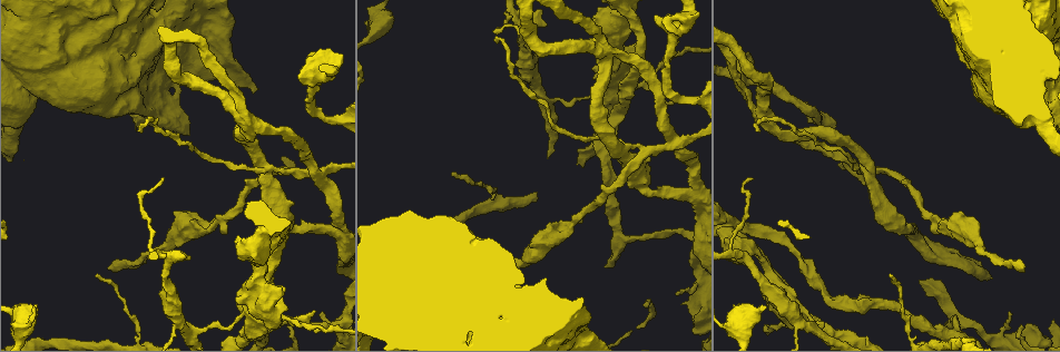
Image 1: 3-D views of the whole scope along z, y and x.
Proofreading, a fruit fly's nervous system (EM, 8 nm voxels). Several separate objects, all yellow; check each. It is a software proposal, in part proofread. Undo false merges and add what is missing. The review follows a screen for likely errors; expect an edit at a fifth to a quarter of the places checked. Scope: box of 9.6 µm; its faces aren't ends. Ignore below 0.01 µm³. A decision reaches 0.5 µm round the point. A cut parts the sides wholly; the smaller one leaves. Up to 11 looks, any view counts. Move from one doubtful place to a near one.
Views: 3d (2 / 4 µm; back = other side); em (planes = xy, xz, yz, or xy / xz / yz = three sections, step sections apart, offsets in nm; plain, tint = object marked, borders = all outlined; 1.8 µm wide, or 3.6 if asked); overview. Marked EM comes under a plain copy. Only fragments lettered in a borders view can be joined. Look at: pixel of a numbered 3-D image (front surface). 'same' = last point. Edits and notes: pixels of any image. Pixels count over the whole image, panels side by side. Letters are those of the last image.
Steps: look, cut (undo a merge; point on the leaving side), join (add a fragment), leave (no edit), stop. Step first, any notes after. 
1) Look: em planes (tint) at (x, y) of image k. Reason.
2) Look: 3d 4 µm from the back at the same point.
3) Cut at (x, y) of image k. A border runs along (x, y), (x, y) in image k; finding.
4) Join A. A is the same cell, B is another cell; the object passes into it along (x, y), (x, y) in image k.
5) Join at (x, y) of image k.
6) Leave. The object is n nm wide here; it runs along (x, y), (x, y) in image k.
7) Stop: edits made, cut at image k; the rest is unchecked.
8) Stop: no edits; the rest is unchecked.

Look: 3d 4 µm at (131, 69) of image 1. Sudden change in width.

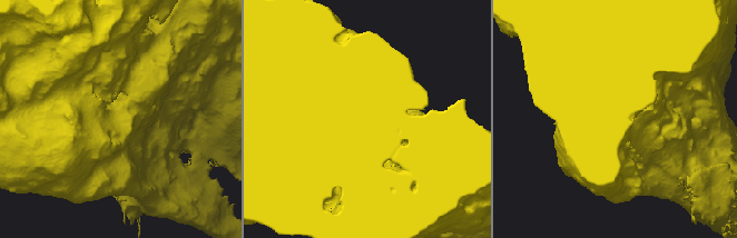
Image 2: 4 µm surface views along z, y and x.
Look: em xy step 8 (tint) at (117, 119) of image 2.

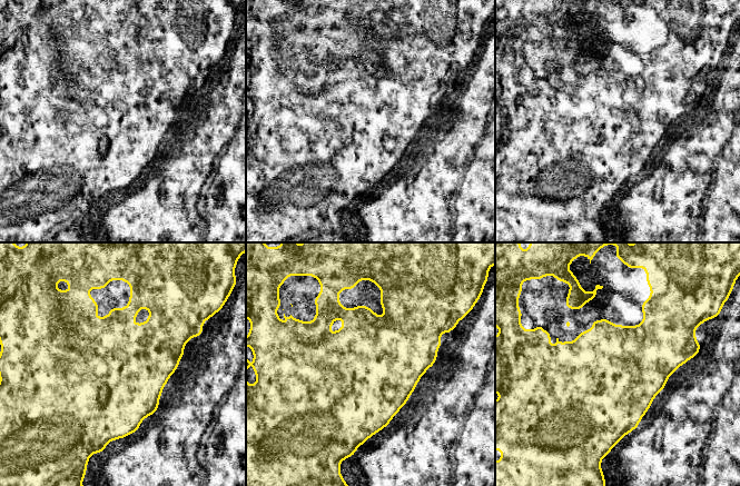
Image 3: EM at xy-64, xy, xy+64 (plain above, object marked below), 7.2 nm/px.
Look: em yz step 16 (borders) at the same point. Another direction.

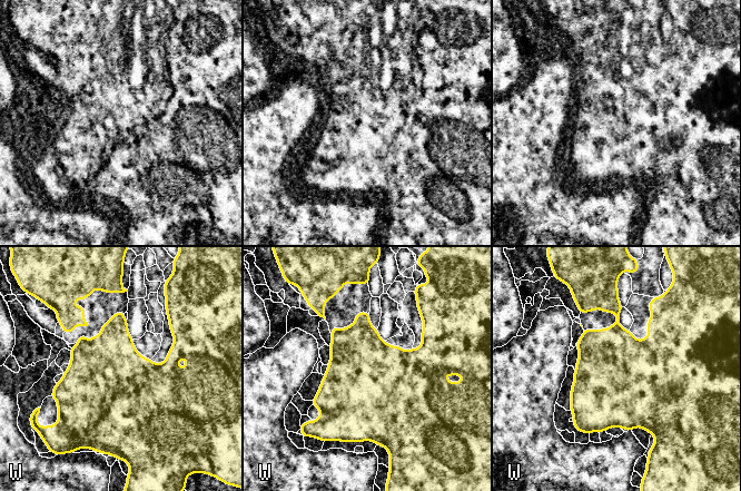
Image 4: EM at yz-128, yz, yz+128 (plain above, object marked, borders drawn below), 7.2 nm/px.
Leave. The object is 600 nm wide here; W is another cell; all the same neuron.

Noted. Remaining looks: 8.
Look: em planes (borders) at (671, 142) of image 1. Three-way junction.

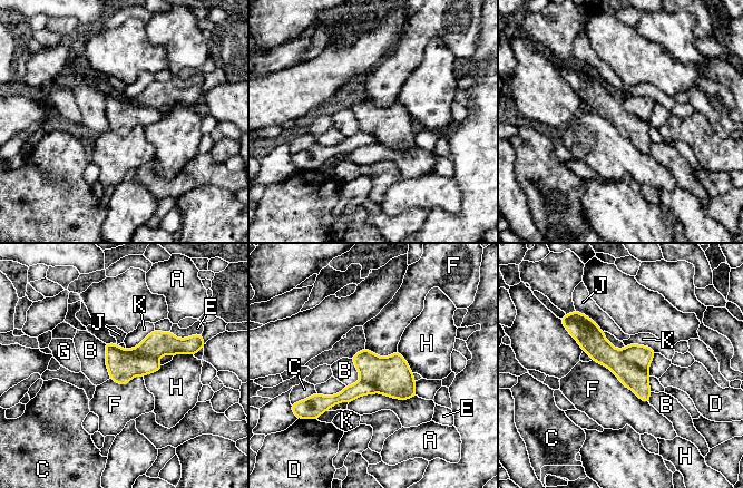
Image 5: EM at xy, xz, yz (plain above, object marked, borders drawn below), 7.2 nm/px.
Cut at (157, 343) of image 5. The object is 240 nm wide here; A, B, C, D, E, F, G, H, J and K are other cells; a border runs along (123, 349), (126, 353), (158, 359) in image 5; two neurons meet here.

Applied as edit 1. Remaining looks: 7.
Look: overview.

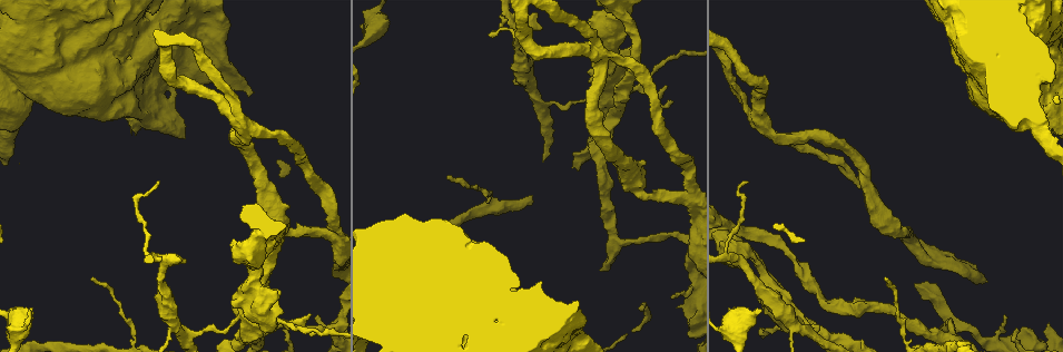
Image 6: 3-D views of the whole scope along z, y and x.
Look: 3d 4 µm from the back at (895, 232) of image 6. Abrupt turn.

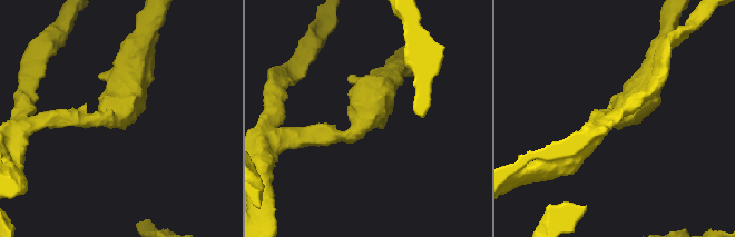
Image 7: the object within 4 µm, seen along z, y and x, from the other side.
Look: em 3.6 µm xz step 4 (tint) at (119, 114) of image 7. The arms are 240, 500 nm wide.

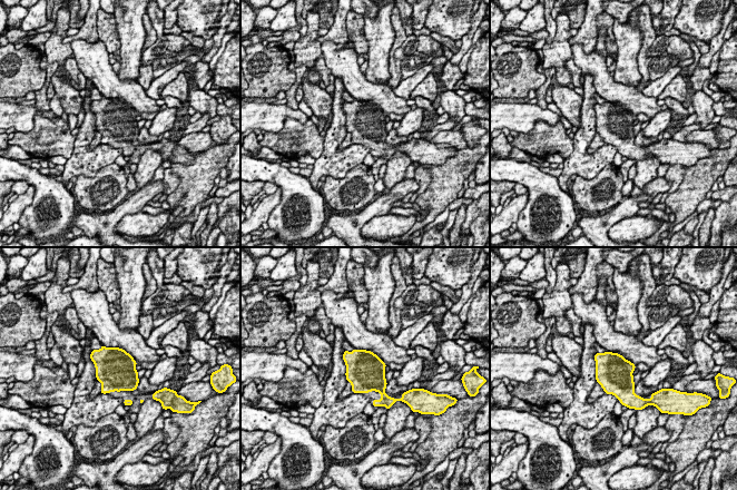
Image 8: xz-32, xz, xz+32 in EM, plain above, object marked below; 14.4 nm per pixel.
Look: em 3.6 µm planes (borders) at the same point.

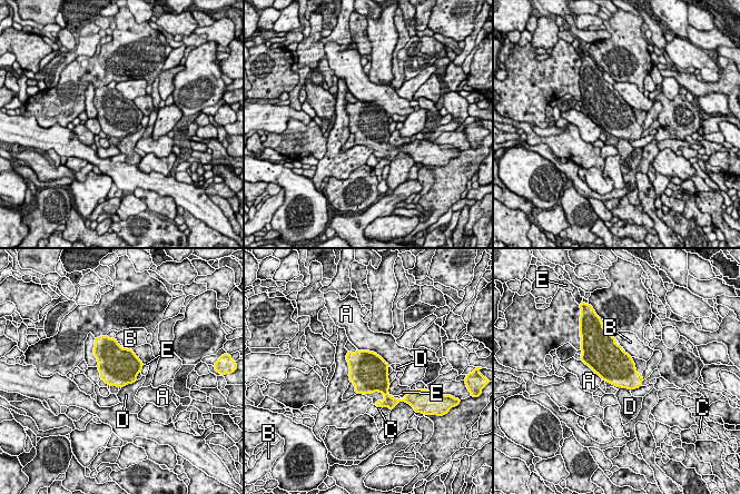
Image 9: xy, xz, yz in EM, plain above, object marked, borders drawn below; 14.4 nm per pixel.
Leave. A, B, C, D and E are other cells; a border runs along (137, 381), (121, 387) in image 9; continuous, no second neuron.

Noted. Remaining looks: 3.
Look: em planes (borders) at (619, 16) of image 6. Sharp bend.

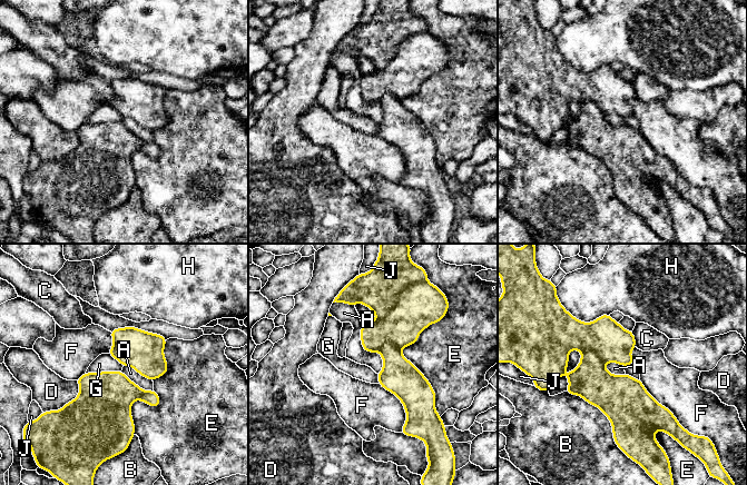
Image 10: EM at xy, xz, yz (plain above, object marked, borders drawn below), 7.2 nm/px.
Leave. The object is 200 nm wide here; A, B, C, D, E, F, G, H and J are other cells; it runs along (367, 302), (411, 387), (408, 425) in image 10; one neuron here.

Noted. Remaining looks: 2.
Stop: edits made, cut at image 5; the rest is unchecked.

